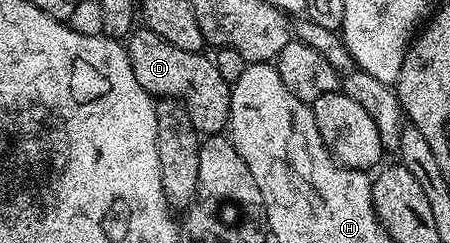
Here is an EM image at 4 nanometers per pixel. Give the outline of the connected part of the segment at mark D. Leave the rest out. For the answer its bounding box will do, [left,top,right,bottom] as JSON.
[126,27,232,135]

